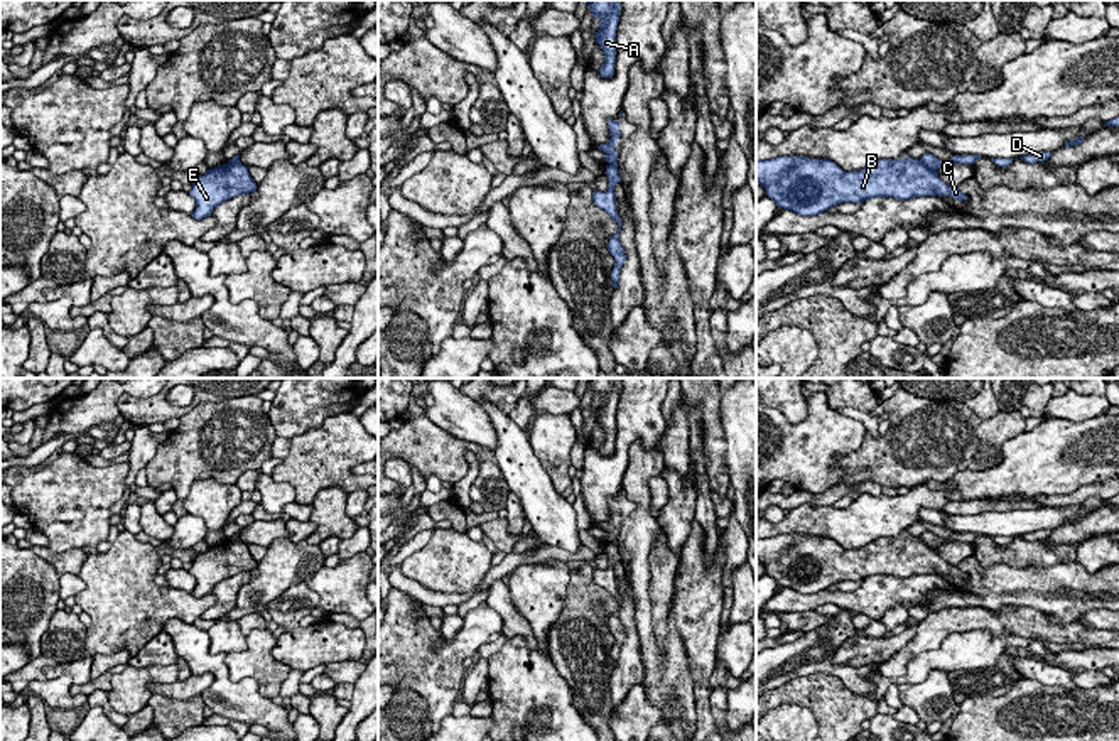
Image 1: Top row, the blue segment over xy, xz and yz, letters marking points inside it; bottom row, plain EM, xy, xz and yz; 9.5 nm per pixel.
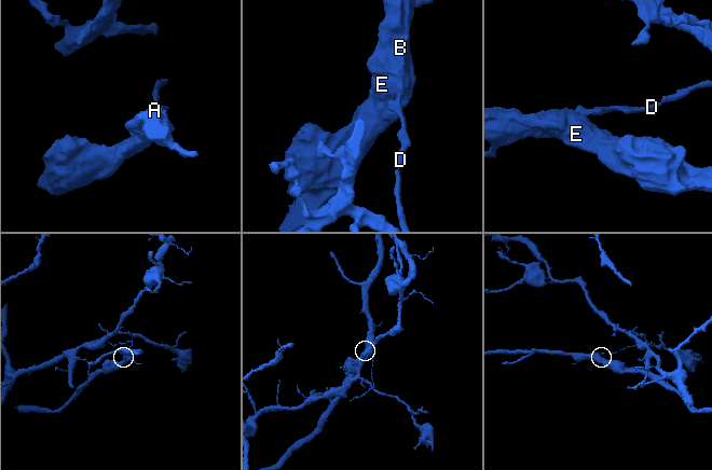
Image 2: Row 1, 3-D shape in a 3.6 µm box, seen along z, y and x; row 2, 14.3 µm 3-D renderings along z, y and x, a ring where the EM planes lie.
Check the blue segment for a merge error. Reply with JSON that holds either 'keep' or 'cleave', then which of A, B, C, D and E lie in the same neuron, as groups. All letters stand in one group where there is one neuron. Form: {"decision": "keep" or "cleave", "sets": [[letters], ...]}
{"decision": "cleave", "sets": [["A", "B", "C", "E"], ["D"]]}

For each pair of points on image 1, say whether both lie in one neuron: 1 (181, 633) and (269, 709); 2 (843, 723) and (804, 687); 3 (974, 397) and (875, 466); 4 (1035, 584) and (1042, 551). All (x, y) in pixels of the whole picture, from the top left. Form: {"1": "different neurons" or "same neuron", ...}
{"1": "same neuron", "2": "same neuron", "3": "different neurons", "4": "different neurons"}

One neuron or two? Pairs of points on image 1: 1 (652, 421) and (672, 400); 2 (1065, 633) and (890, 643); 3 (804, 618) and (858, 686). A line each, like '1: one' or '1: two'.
1: two
2: two
3: two

